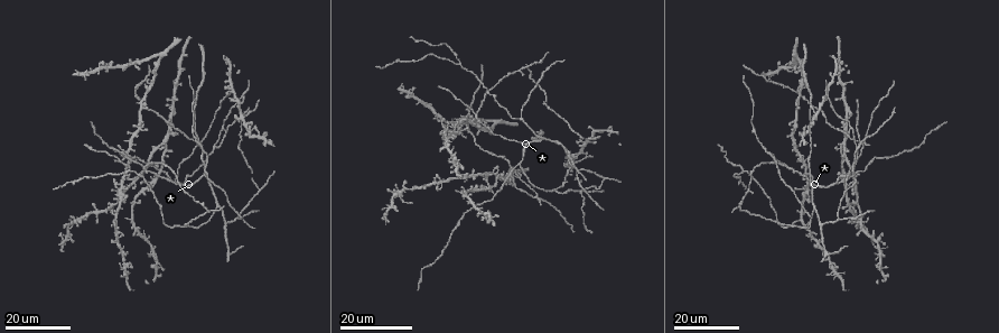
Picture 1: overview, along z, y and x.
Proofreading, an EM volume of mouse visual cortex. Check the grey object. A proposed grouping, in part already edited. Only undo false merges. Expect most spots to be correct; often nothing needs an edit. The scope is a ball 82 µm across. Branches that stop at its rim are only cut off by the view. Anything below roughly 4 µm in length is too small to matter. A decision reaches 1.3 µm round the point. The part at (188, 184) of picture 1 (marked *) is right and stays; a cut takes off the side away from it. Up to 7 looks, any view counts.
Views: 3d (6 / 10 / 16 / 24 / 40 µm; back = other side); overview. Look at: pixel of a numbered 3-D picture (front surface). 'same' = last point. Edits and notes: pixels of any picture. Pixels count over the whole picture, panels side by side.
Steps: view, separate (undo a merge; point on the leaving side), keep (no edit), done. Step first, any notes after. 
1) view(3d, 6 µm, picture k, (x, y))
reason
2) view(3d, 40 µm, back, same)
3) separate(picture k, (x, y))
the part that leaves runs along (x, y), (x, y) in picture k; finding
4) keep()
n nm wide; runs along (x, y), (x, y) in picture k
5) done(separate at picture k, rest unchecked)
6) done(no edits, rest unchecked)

view(3d, 24 µm, picture 1, (540, 197))
four arms meet

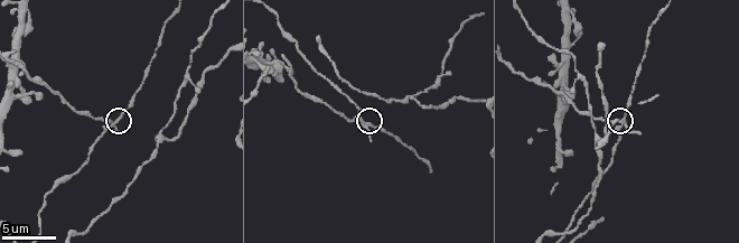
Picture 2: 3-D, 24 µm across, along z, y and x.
view(3d, 6 µm, picture 2, (363, 121))

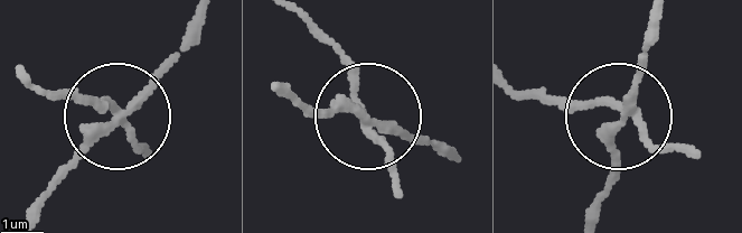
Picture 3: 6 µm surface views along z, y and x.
separate(picture 3, (144, 146))
the part that leaves runs along (121, 111), (25, 85) in picture 3; a second cell is stuck on

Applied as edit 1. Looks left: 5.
view(overview)
see it whole again

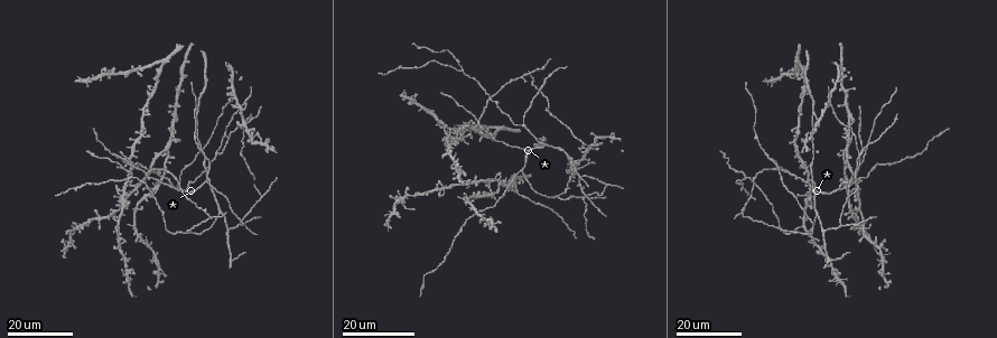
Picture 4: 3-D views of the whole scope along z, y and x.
view(3d, 24 µm, picture 4, (216, 152))
side arm on a straight run

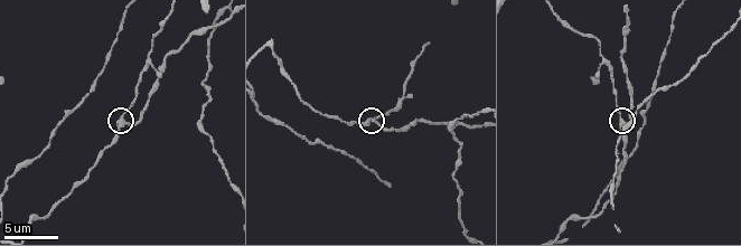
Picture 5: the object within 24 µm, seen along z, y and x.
view(3d, 10 µm, picture 5, (624, 121))

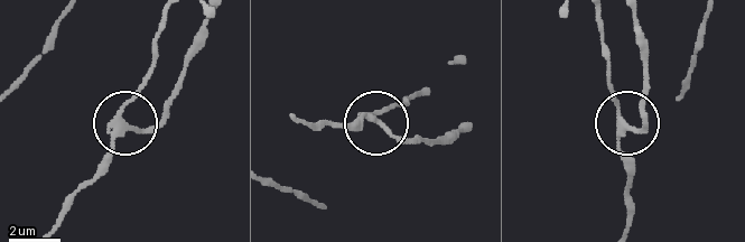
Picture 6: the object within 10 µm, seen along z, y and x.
keep()
side arm 23 µm; runs along (53, 224), (99, 166), (115, 128), (148, 126), (177, 98) in picture 6; all the same cell

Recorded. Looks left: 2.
view(3d, 24 µm, picture 4, (401, 201))
four or more arms meet

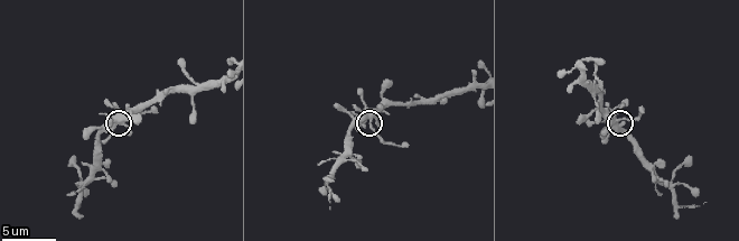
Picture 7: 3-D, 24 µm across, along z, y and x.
view(3d, 6 µm, picture 7, (616, 121))
closer look

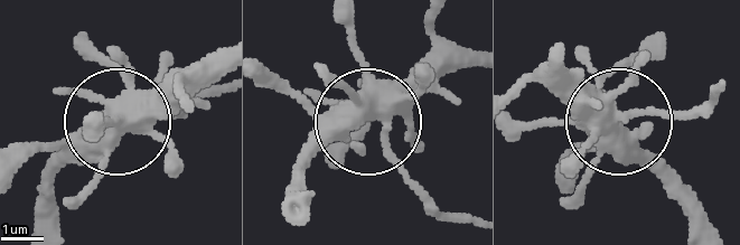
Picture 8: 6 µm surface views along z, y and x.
keep()
420 nm wide; all the same cell

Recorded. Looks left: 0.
done(separate at picture 3, rest unchecked)

